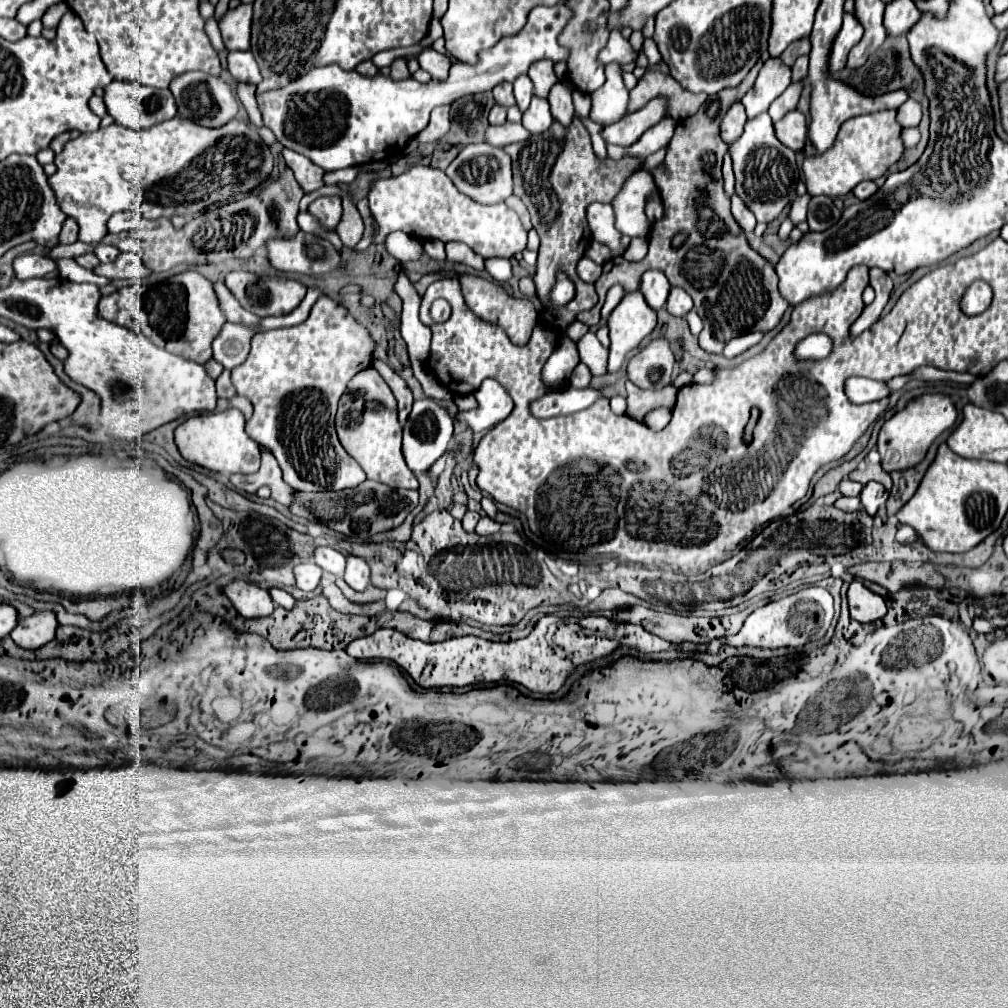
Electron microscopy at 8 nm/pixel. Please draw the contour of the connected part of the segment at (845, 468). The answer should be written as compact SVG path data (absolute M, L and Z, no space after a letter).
M858 455L856 459L852 459L852 461L848 461L848 463L840 465L840 467L836 467L836 469L832 469L832 471L828 471L828 473L826 473L818 483L816 483L812 501L814 501L814 499L818 499L818 497L822 497L822 495L828 495L828 493L836 491L836 489L838 489L838 485L840 485L840 481L842 481L844 477L848 477L848 475L850 475L850 471L854 471L854 469L856 469L856 465L860 463L860 459L862 459L862 455Z

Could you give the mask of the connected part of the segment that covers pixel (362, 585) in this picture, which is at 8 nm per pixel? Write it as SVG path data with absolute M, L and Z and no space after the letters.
M350 555L348 565L346 565L346 573L344 573L344 581L354 591L366 591L372 585L370 583L370 567L368 567L366 559Z

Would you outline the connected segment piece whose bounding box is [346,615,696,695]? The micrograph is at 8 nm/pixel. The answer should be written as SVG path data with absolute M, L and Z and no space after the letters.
M544 615L534 631L516 641L494 643L480 637L454 637L442 643L424 643L406 637L396 629L378 629L376 633L356 639L346 647L346 653L354 659L388 659L408 671L408 675L424 689L432 687L466 687L478 683L520 683L534 693L558 693L574 669L582 663L590 663L602 657L612 655L618 647L638 649L640 653L658 653L658 651L694 651L696 645L684 643L676 647L652 633L642 625L618 623L606 617L568 617L560 619L556 615Z

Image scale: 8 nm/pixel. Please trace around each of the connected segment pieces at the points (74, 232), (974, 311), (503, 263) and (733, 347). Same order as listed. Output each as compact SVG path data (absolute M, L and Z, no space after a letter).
M66 219L58 235L58 243L64 245L64 243L74 243L74 241L78 241L78 223L74 219Z
M974 281L968 289L966 289L966 293L962 295L962 311L966 313L966 315L980 315L980 313L984 313L988 307L990 307L990 303L992 303L992 287L990 287L990 283L986 283L986 281Z
M486 259L486 271L498 283L506 283L506 281L512 279L512 263L510 263L510 259Z
M750 333L750 335L736 337L736 339L732 339L732 341L724 347L724 357L734 359L734 357L738 357L740 353L744 353L744 351L750 349L750 347L754 347L754 345L760 343L760 341L762 341L762 333Z

